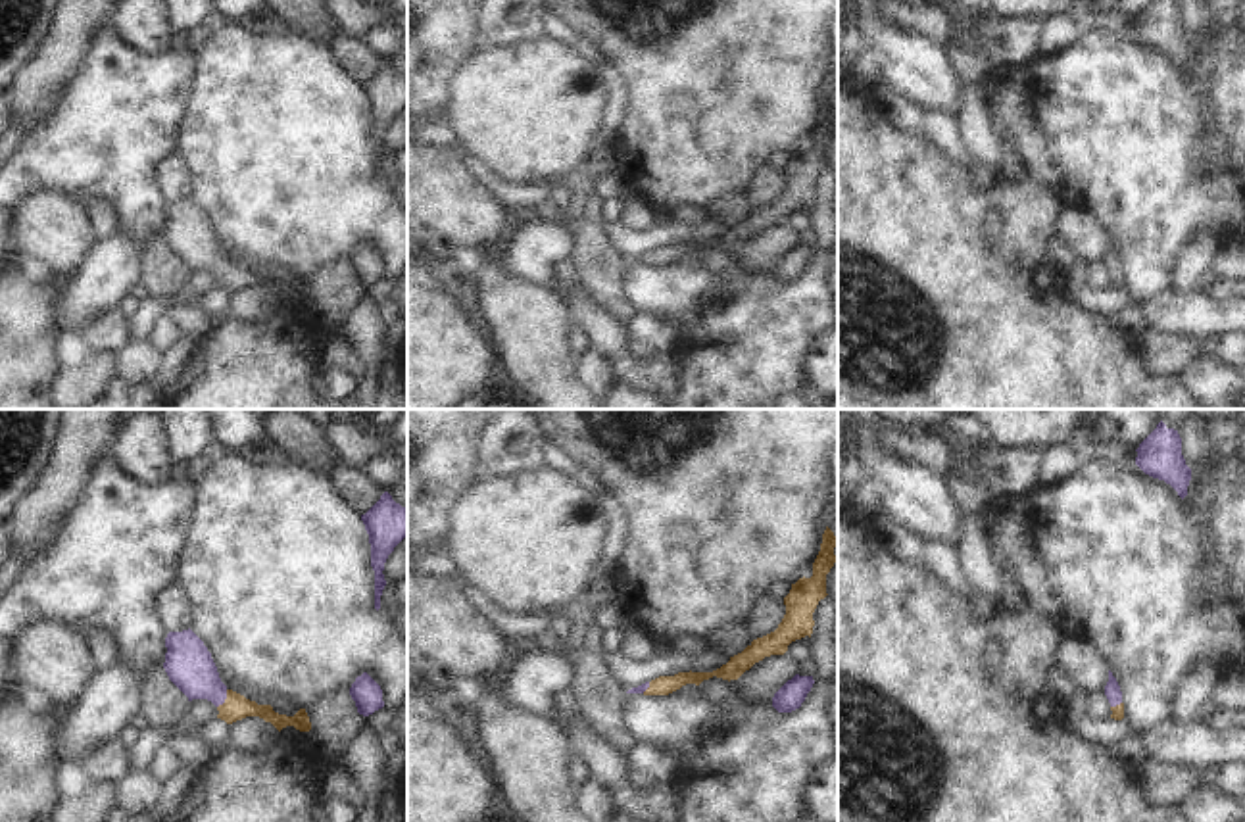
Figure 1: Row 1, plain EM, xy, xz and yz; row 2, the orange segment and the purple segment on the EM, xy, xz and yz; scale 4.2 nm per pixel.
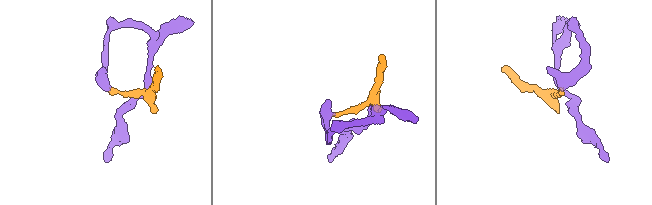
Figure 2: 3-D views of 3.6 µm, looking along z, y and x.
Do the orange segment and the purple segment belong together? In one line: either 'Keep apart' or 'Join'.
Join.

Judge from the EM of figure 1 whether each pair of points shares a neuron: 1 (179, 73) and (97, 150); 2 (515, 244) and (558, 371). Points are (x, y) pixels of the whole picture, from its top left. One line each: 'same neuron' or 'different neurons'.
1: same neuron
2: different neurons

